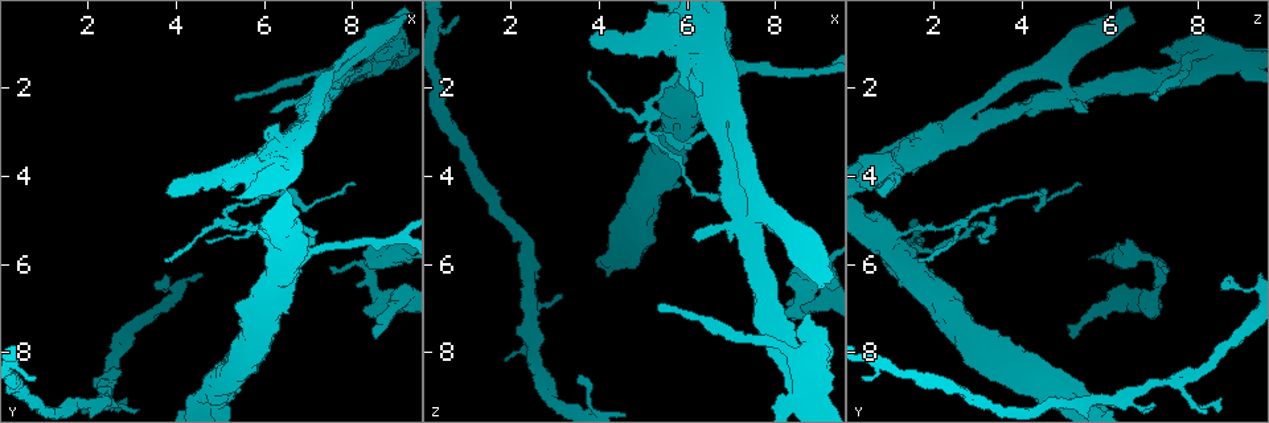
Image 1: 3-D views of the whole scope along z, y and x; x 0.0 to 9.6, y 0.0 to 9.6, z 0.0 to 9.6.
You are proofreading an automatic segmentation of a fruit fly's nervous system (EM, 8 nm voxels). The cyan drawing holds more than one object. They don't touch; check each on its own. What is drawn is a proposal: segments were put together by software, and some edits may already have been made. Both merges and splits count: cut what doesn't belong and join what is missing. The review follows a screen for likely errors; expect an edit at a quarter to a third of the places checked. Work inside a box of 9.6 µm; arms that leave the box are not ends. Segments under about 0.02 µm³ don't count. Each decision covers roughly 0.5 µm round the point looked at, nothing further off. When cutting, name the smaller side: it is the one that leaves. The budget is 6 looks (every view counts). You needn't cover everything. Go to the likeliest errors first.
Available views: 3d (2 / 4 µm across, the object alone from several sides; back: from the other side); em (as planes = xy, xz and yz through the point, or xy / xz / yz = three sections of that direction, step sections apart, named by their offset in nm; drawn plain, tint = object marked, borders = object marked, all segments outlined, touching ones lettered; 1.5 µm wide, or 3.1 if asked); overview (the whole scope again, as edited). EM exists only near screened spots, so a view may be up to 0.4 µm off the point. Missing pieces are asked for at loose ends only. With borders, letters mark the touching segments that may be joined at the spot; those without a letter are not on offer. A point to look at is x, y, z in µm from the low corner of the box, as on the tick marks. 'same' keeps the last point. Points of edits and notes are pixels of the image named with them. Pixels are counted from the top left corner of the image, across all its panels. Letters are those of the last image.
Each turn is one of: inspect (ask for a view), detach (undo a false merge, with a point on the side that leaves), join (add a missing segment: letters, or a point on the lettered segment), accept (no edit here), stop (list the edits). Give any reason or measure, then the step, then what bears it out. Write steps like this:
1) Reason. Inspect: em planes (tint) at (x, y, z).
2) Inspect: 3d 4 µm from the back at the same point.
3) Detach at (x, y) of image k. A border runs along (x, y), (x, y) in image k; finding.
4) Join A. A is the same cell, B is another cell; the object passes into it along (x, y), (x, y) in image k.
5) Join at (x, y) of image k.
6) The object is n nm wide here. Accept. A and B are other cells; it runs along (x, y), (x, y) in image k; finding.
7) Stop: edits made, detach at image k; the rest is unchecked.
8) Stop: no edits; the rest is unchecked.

Inspect: 3d 4 µm at (8.45, 7.70, 5.10).

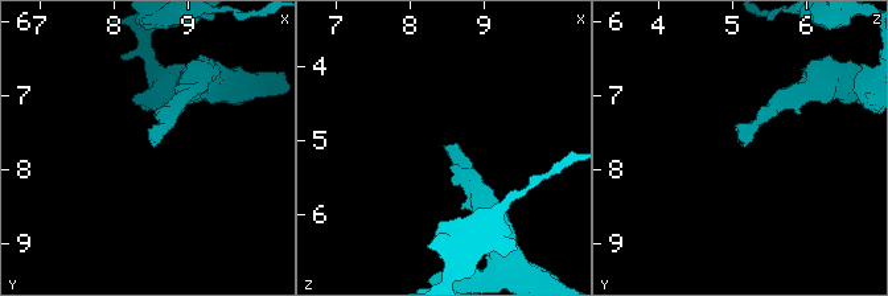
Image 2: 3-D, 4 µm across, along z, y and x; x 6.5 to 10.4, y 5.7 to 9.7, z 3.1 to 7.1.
Need the tissue. Inspect: em planes (borders) at (8.45, 7.65, 5.15).

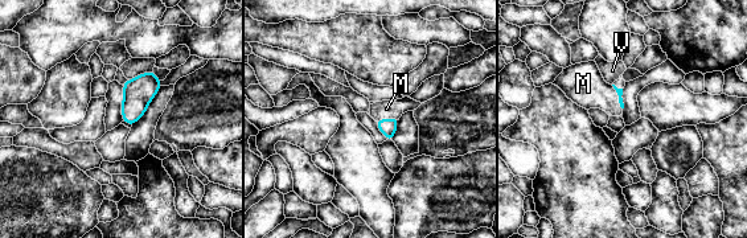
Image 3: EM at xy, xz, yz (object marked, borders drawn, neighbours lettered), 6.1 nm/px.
Join M. M is the same cell, V is another cell; the object passes into it along (388, 127), (386, 119), (386, 109) in image 3; the cell continues.

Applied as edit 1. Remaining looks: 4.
Inspect: overview.

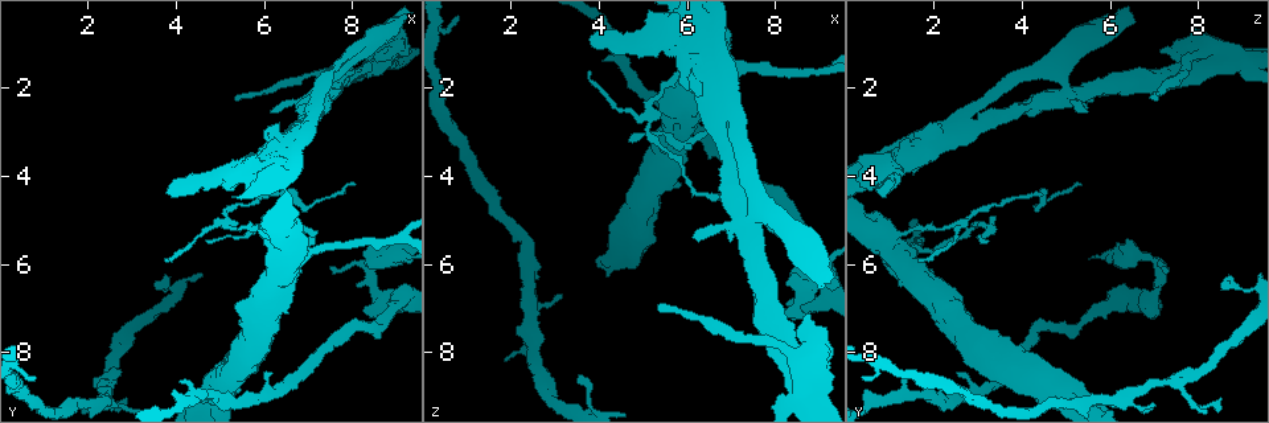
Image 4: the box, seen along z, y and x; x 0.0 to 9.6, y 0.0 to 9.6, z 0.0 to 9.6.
Stops while still wide. Inspect: em planes (plain) at (8.30, 7.05, 6.95).

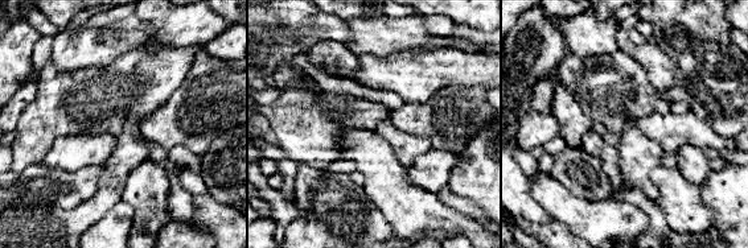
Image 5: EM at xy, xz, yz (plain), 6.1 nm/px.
What lies round it. Inspect: em planes (borders) at the same point.

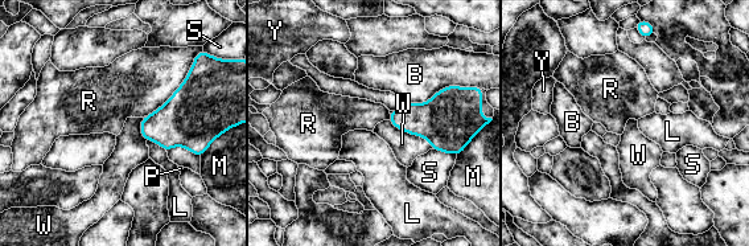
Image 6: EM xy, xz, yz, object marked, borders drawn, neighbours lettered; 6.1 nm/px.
Accept. B, L, M, P, R, S, W and Y are other cells; a border runs along (389, 119), (424, 138), (432, 148) in image 6; none of them fits.

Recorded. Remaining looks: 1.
Stop: edits made, join at image 3; the rest is unchecked.

